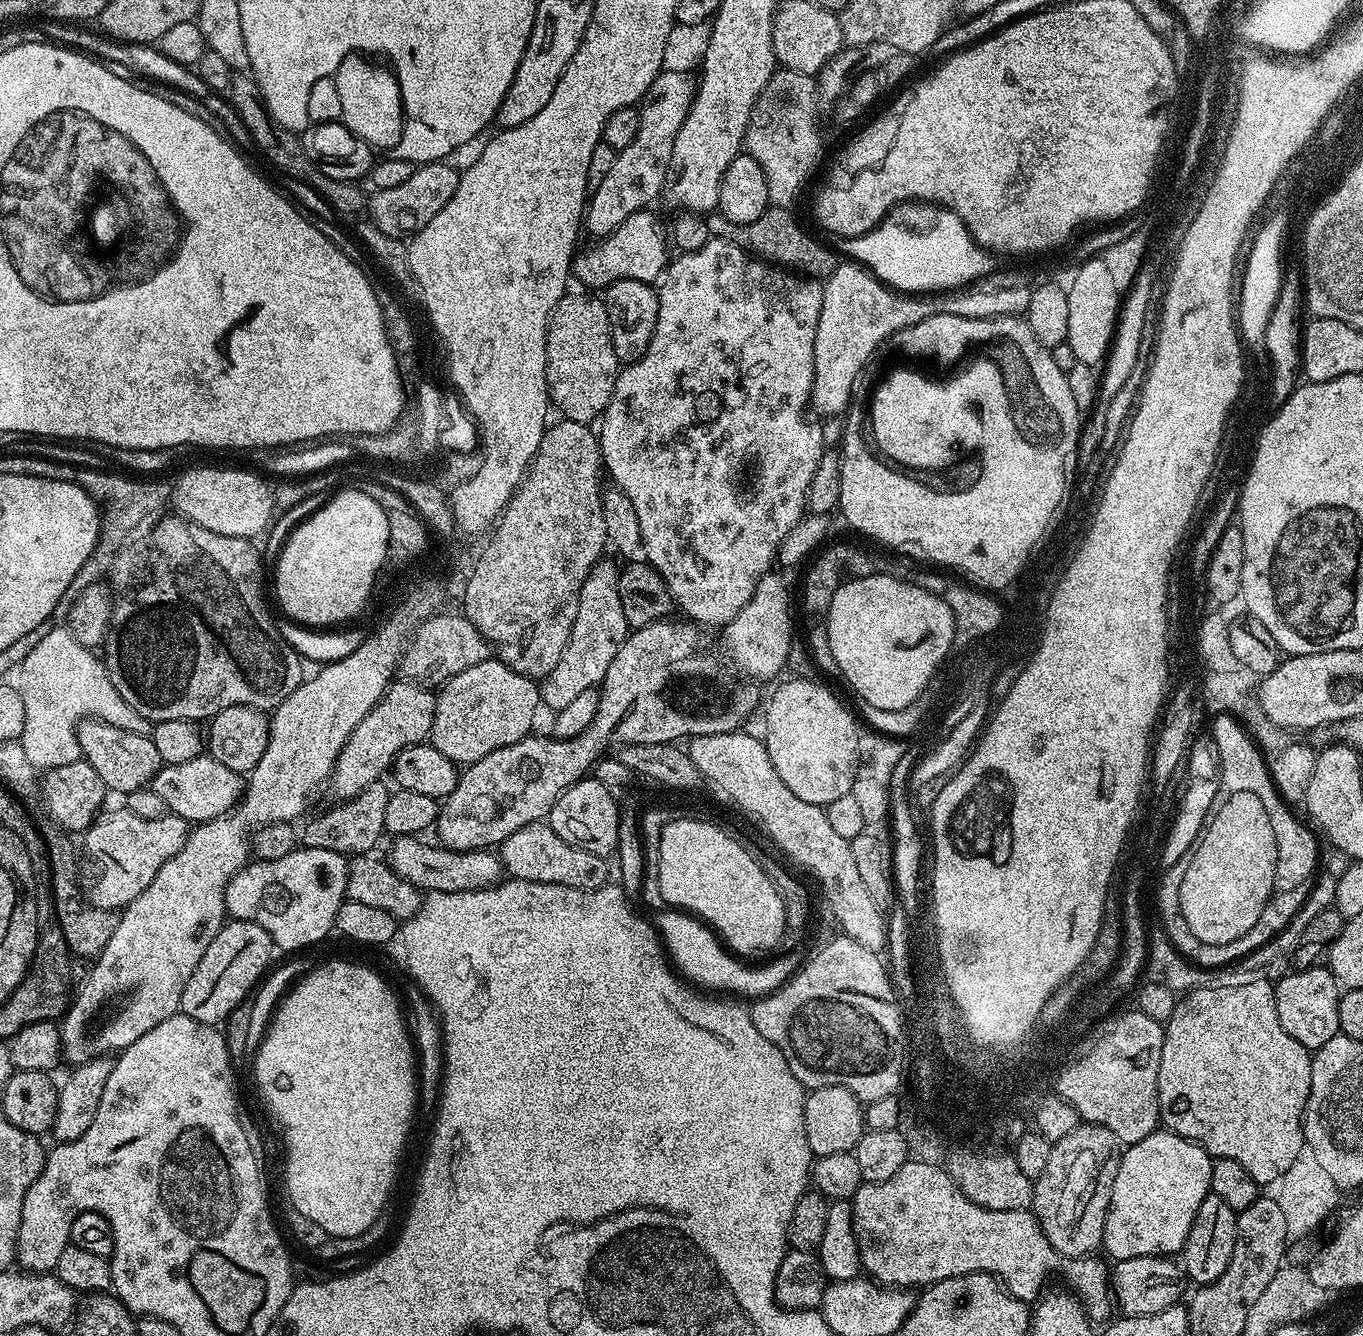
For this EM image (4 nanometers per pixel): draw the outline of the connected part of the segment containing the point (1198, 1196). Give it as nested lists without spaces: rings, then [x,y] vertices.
[[[1167,1130],[1151,1132],[1151,1134],[1148,1135],[1148,1139],[1140,1140],[1134,1145],[1125,1147],[1120,1157],[1116,1181],[1112,1187],[1112,1197],[1110,1198],[1108,1217],[1106,1218],[1106,1226],[1104,1227],[1103,1251],[1108,1251],[1109,1254],[1112,1255],[1111,1259],[1113,1261],[1125,1260],[1126,1258],[1142,1258],[1143,1256],[1171,1257],[1173,1254],[1183,1253],[1184,1243],[1188,1237],[1188,1228],[1194,1226],[1194,1214],[1198,1210],[1198,1206],[1202,1206],[1202,1198],[1205,1196],[1206,1190],[1211,1189],[1213,1163],[1213,1157],[1207,1155],[1204,1149],[1197,1146],[1193,1140],[1182,1140],[1175,1132]]]

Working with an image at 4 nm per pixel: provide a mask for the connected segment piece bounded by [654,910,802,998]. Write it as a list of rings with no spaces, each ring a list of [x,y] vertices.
[[[683,910],[664,911],[668,912],[662,913],[657,920],[654,920],[655,927],[662,937],[663,947],[670,957],[671,963],[693,985],[705,984],[708,988],[717,988],[720,991],[717,993],[720,994],[737,992],[740,996],[748,996],[747,998],[759,998],[768,995],[769,992],[776,991],[777,988],[788,983],[796,975],[796,971],[800,969],[802,956],[799,956],[796,952],[788,952],[785,956],[780,956],[777,960],[770,961],[765,968],[747,968],[744,965],[747,963],[736,956],[728,960],[732,952],[721,943],[717,933],[709,925],[705,924],[703,920]]]

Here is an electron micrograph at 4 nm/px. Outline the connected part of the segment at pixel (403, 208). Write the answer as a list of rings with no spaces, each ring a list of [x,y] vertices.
[[[448,162],[425,164],[412,171],[410,178],[399,186],[373,191],[366,204],[367,215],[372,215],[371,223],[390,236],[415,236],[426,222],[430,222],[430,218],[434,218],[434,214],[438,214],[438,210],[442,210],[442,206],[446,206],[446,202],[450,202],[450,198],[454,198],[454,190],[458,190],[460,172],[450,165]]]

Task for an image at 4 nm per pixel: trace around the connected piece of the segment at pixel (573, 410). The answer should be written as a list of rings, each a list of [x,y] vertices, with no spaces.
[[[579,291],[573,296],[572,293],[565,294],[556,303],[548,320],[548,394],[555,411],[557,408],[563,419],[591,425],[603,417],[614,394],[616,374],[622,365],[614,354],[612,327],[603,299],[599,295]]]

